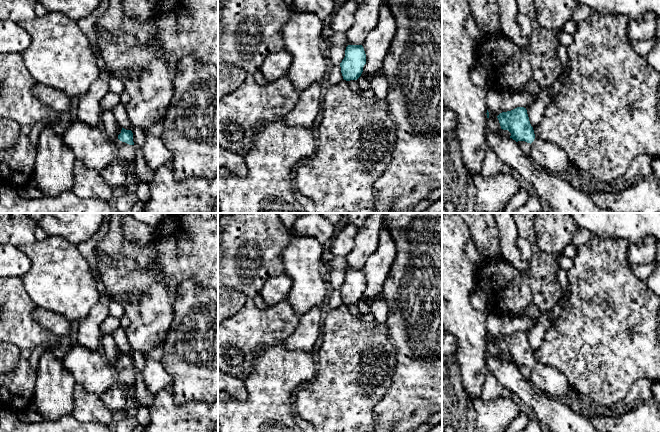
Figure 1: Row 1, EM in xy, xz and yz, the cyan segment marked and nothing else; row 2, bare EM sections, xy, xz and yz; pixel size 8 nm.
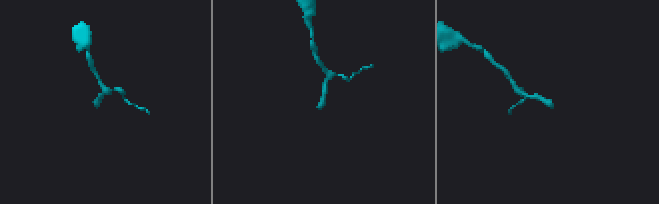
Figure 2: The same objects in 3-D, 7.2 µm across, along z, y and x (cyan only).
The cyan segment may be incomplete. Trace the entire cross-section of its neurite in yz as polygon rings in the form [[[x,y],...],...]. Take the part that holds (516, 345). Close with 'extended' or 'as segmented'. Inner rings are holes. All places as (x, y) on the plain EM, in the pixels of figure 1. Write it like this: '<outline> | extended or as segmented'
[[[517,331],[497,340],[501,353],[511,357],[510,362],[531,368],[530,383],[540,392],[557,400],[578,401],[582,404],[581,394],[573,388],[567,378],[551,365],[537,362],[530,348],[527,334]]] | extended

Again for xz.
[[[348,269],[345,281],[340,287],[343,303],[346,305],[357,304],[366,288],[366,278],[362,269]]] | as segmented

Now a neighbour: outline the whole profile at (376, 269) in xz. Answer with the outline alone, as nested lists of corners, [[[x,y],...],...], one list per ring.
[[[382,227],[379,233],[377,250],[371,254],[363,267],[366,288],[363,295],[374,300],[383,294],[386,278],[396,257],[396,247],[387,228]]]

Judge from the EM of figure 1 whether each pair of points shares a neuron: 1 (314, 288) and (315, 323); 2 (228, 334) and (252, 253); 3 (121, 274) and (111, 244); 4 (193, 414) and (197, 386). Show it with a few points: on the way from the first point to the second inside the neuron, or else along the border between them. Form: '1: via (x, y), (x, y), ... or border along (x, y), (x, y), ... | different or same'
1: border along (320, 307), (312, 307), (301, 316) | different
2: via (248, 314), (250, 305), (250, 273) | same
3: via (121, 267), (121, 254), (118, 251) | same
4: border along (172, 395), (177, 404), (207, 403) | different

